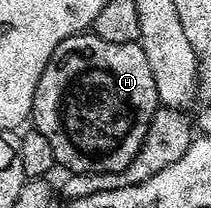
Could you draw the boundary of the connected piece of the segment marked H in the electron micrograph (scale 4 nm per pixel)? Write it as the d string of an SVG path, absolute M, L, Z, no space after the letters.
M81 33L61 41L42 69L30 123L50 141L57 164L68 173L110 173L134 161L157 106L154 75L139 42L102 41L97 35Z

